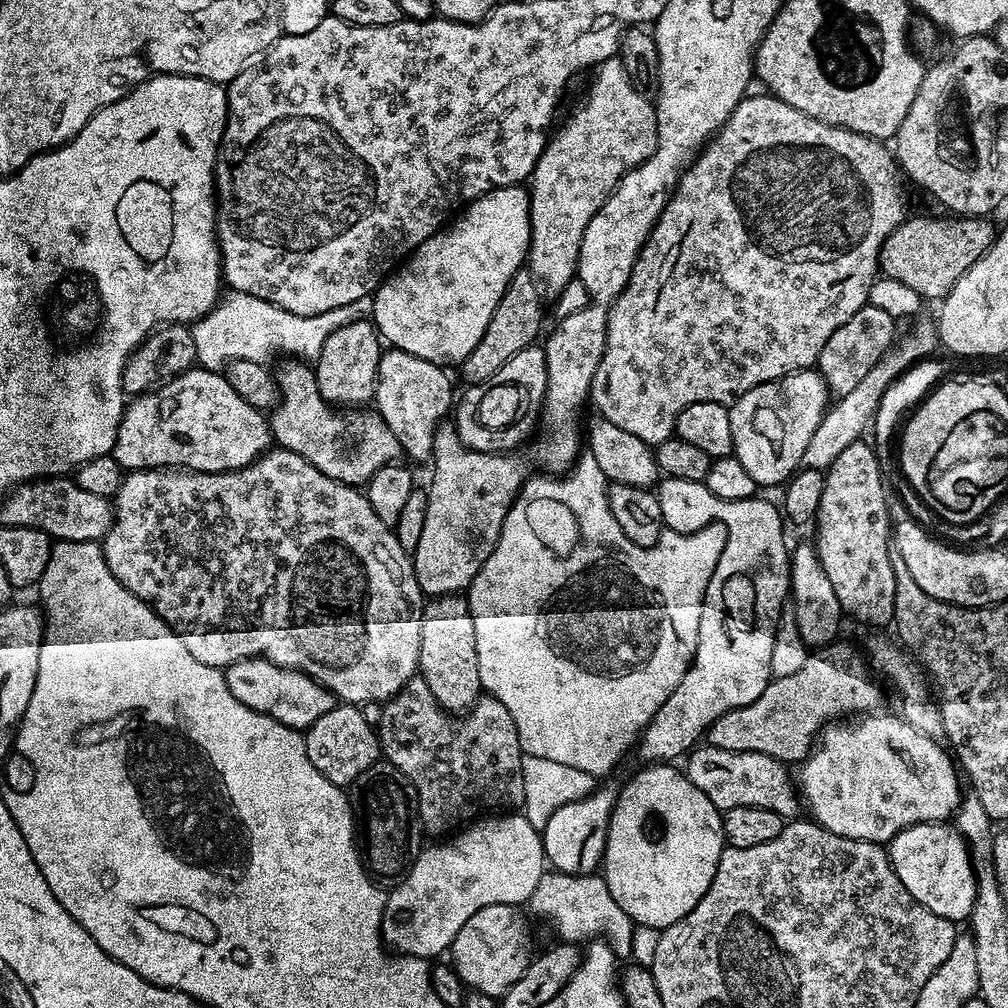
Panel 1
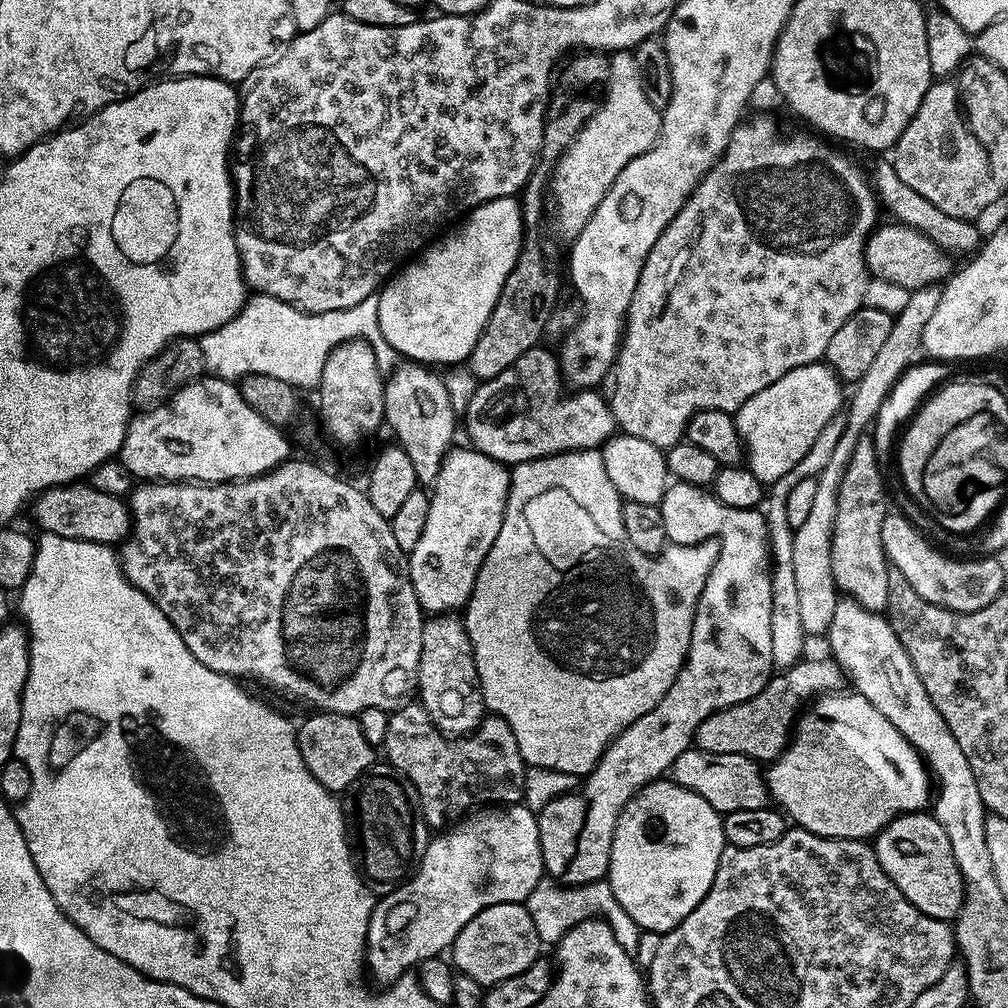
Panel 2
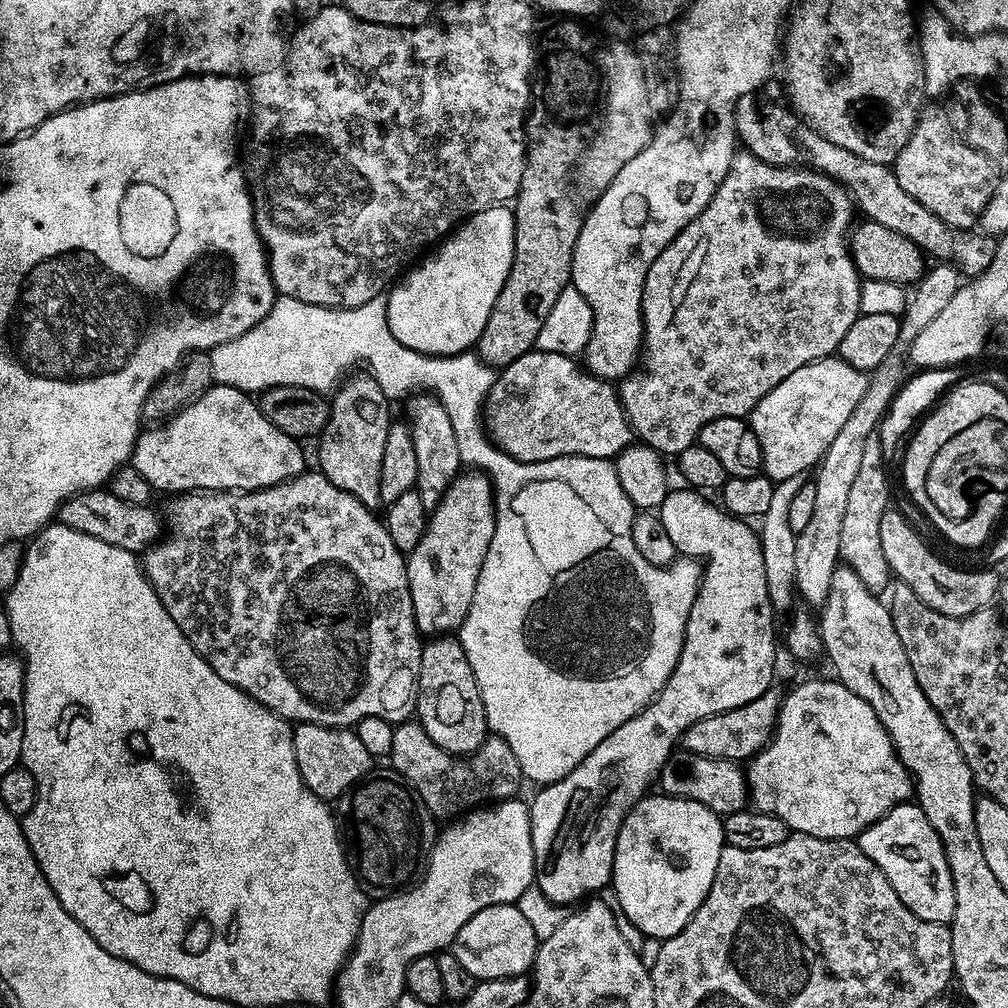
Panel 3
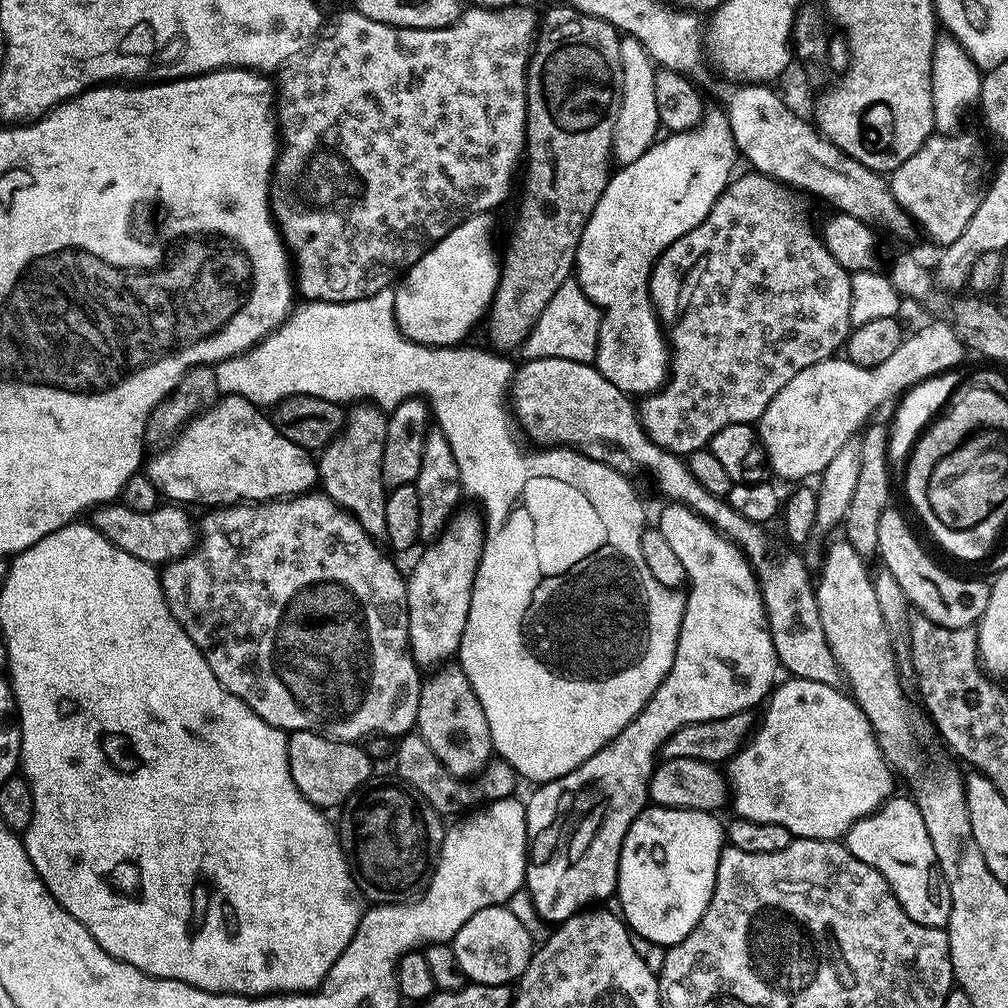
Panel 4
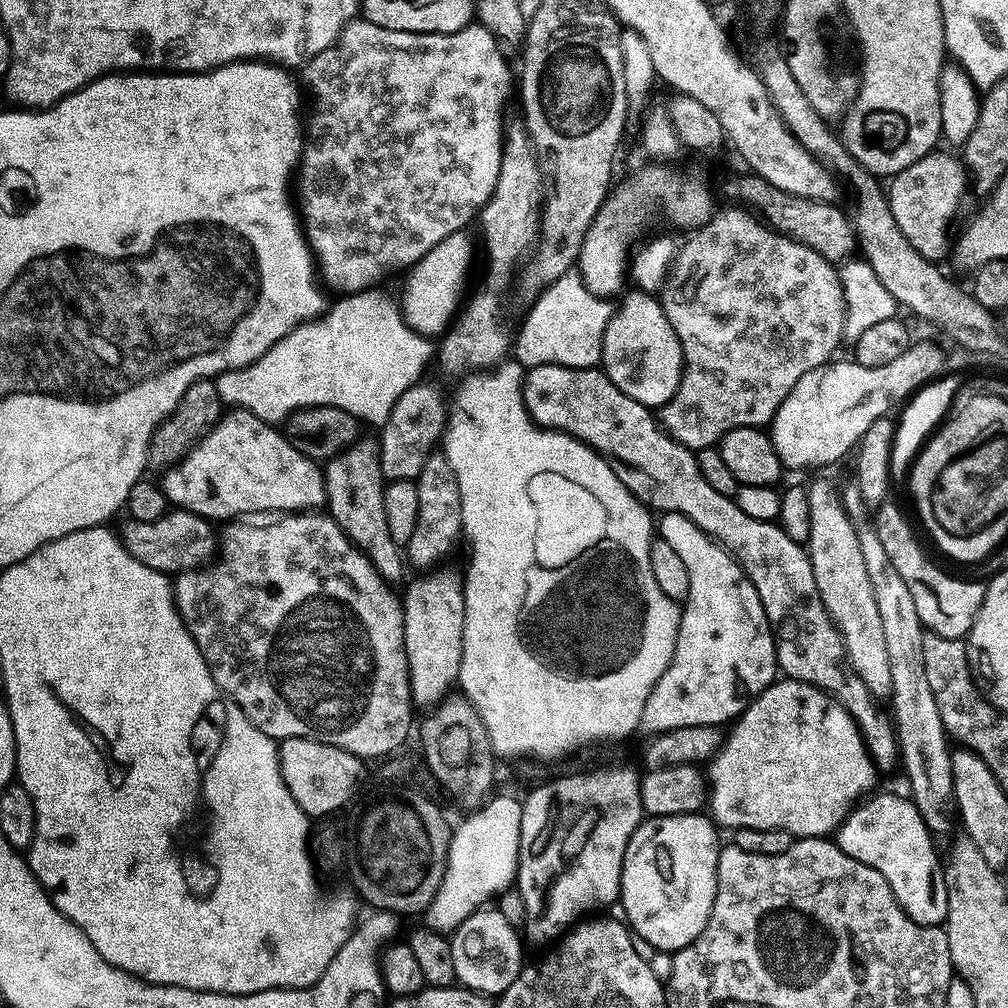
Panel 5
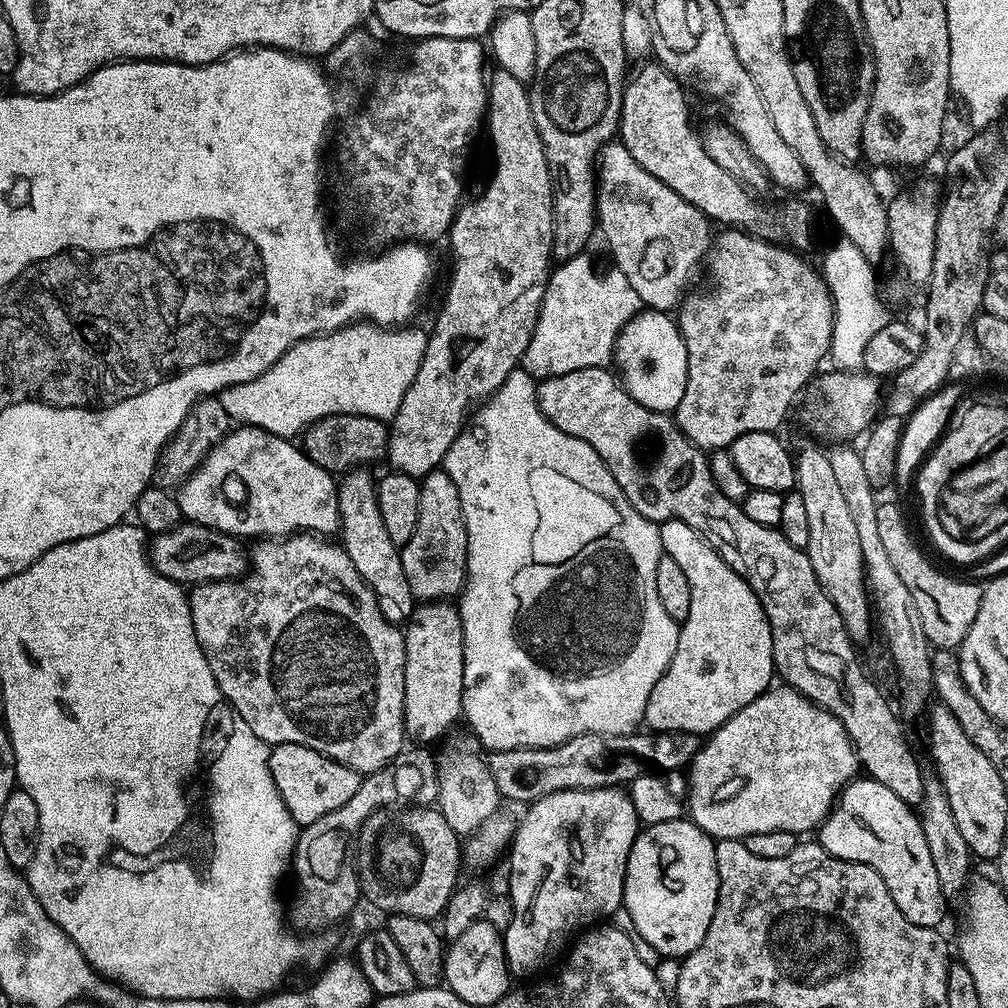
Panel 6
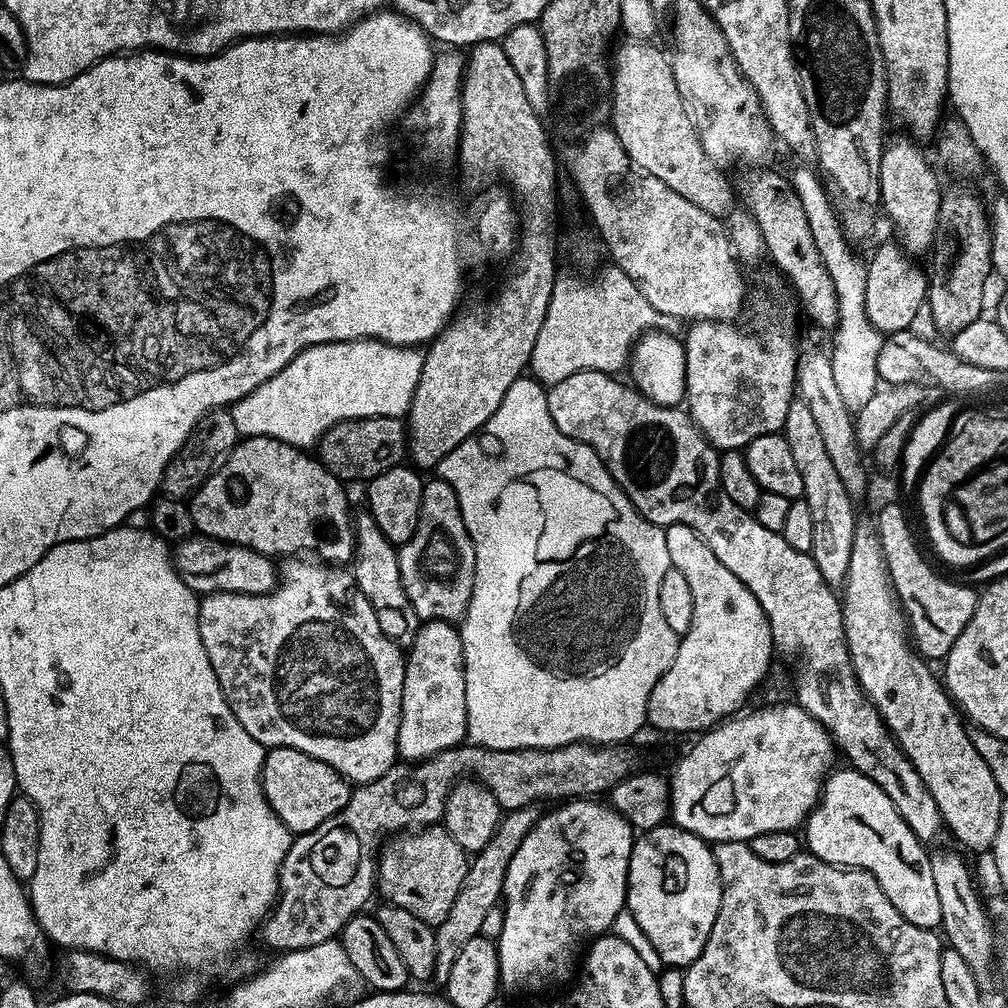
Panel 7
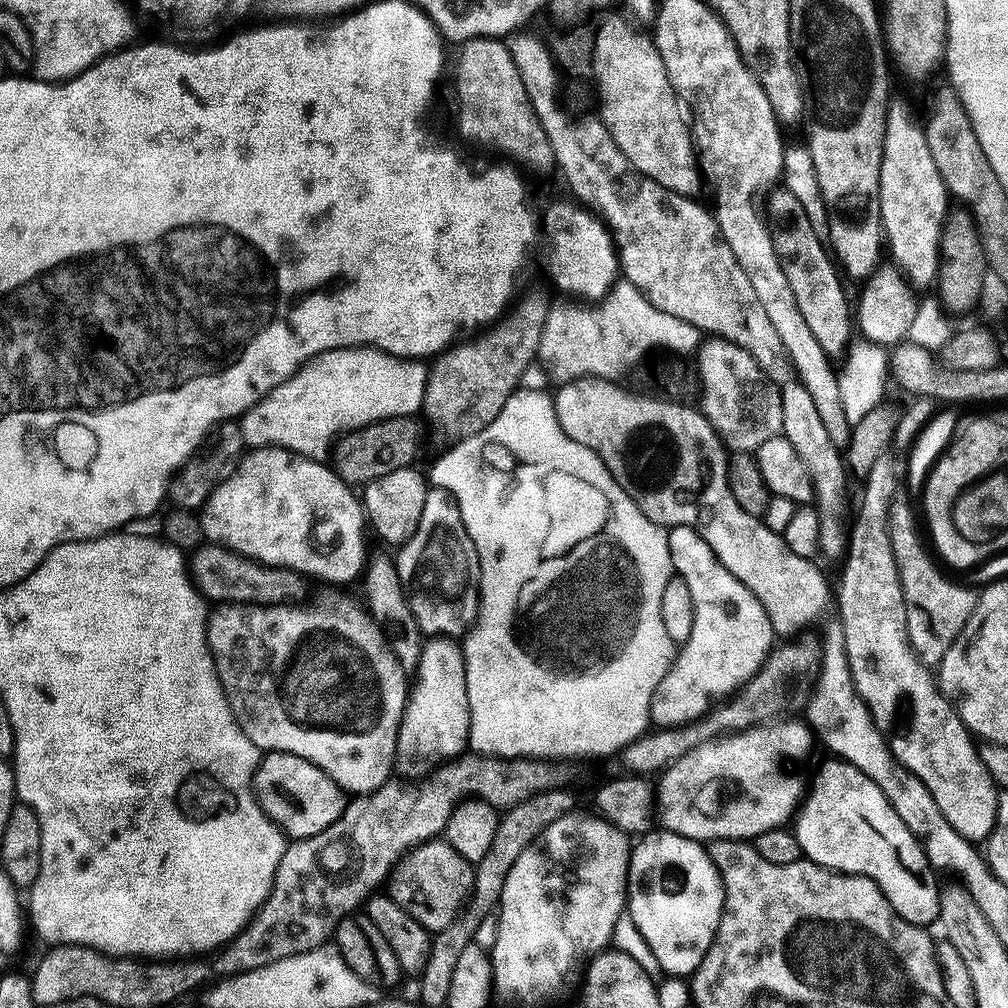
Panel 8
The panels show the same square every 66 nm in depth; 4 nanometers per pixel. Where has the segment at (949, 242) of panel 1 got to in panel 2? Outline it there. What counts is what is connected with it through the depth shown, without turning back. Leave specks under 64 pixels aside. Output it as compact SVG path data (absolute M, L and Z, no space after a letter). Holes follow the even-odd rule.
M881 223L868 237L864 262L868 265L869 277L882 282L894 282L909 290L930 288L948 279L954 268L949 253L943 252L929 236L910 226L887 223Z

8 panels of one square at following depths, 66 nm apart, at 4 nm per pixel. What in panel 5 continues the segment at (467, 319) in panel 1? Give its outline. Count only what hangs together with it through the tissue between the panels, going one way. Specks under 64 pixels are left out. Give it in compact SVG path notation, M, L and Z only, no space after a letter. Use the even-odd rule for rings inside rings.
M467 231L450 234L450 238L438 242L438 246L413 264L407 273L402 311L404 321L415 332L429 338L439 337L457 315L462 304L460 295L468 284L468 271L472 268L472 240L468 235Z

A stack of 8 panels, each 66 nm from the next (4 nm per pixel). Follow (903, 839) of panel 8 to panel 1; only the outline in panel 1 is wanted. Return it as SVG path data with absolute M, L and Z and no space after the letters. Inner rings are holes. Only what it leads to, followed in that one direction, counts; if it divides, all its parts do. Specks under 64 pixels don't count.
M951 823L912 824L887 841L886 851L902 886L926 910L934 910L934 914L953 922L971 917L976 901L976 870L967 840Z

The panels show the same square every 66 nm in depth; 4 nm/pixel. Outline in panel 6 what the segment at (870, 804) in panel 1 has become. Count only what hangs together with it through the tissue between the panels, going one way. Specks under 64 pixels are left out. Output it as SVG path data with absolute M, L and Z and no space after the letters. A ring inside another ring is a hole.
M787 686L779 687L773 687L758 698L754 698L754 702L750 702L750 706L738 710L738 714L734 714L721 728L711 733L701 743L700 749L696 752L696 757L686 769L688 778L687 815L693 824L697 824L706 835L716 840L743 841L744 837L750 834L766 834L766 830L786 830L787 832L803 834L803 832L810 831L811 828L812 831L819 829L820 825L824 823L824 819L831 812L833 804L836 803L836 797L840 795L840 791L844 789L845 784L849 780L857 779L858 773L861 771L860 760L856 756L854 746L850 742L842 722L838 722L838 718L834 718L834 714L830 714L822 706L814 703L813 700L807 700L801 692L796 692Z

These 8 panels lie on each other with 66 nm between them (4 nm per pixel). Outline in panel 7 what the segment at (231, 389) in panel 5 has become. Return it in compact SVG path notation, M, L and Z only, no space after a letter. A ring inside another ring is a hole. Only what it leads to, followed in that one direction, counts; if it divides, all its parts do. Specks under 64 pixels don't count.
M343 340L342 342L330 342L329 344L312 344L309 348L301 350L294 359L285 366L282 371L270 378L262 384L262 386L254 389L249 396L243 396L241 400L237 400L231 405L230 411L234 418L234 426L240 431L241 437L250 436L269 436L275 440L281 440L287 444L292 444L295 448L308 450L319 441L325 432L329 432L338 422L343 420L361 420L362 418L370 418L377 415L378 410L384 410L388 404L388 399L392 396L392 380L396 380L400 376L400 372L419 373L420 368L424 364L424 352L419 347L400 348L396 344L384 344L381 340Z

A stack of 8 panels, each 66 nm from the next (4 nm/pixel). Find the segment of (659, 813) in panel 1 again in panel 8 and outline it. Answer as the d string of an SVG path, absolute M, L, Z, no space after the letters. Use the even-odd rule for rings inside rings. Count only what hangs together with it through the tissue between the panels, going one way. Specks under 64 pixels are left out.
M652 830L647 834L641 835L640 840L635 841L634 847L631 849L628 857L628 898L626 901L626 911L632 916L634 926L641 932L642 938L646 942L646 946L654 954L654 958L657 959L658 966L661 973L667 974L672 978L688 978L695 972L696 968L702 962L704 955L710 950L712 945L712 939L716 936L716 931L720 925L720 915L724 909L724 887L720 881L720 875L714 865L712 865L712 859L708 856L707 847L699 840L691 840L685 836L679 836L673 832L665 832L663 830Z

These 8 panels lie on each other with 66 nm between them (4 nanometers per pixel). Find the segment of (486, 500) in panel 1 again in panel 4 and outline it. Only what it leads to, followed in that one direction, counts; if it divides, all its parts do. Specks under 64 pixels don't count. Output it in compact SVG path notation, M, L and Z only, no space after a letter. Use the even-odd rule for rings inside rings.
M475 507L458 510L444 528L444 531L427 545L428 548L416 560L412 573L407 573L408 593L408 647L417 665L424 670L432 670L457 655L466 630L466 618L470 614L470 594L474 590L474 578L478 562L484 549L484 517Z

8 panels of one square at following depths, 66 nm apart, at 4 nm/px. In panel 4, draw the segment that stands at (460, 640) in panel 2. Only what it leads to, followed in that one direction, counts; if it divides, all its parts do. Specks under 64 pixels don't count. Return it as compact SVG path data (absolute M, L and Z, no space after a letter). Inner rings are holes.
M440 666L429 676L432 677L429 680L427 677L420 686L415 731L451 776L475 778L494 756L490 726L482 702L478 702L478 694L474 694L459 666Z

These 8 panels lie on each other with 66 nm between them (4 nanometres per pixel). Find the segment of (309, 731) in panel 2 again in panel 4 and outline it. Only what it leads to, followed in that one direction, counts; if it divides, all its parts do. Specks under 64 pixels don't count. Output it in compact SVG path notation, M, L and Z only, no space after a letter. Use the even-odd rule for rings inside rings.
M316 732L288 733L288 761L290 762L290 778L294 778L294 786L298 786L300 793L314 807L321 810L339 809L353 792L363 788L373 779L372 760L360 747L359 743L350 740L332 740L328 736L319 736Z

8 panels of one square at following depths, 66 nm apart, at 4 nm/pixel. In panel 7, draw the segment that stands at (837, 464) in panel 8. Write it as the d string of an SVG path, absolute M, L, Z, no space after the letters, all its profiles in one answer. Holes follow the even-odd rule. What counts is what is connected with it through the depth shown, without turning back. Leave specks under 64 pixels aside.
M793 399L789 405L788 421L784 423L782 435L788 439L790 454L794 454L798 470L802 470L803 499L807 500L810 514L814 517L811 558L826 583L833 586L843 585L850 566L850 550L858 523L858 515L852 509L853 497L846 494L842 478L838 478L838 470L834 470L834 462L830 462L830 454L826 452L826 442L822 442L822 434L818 432L818 426L814 426L814 414L810 414L803 400Z

